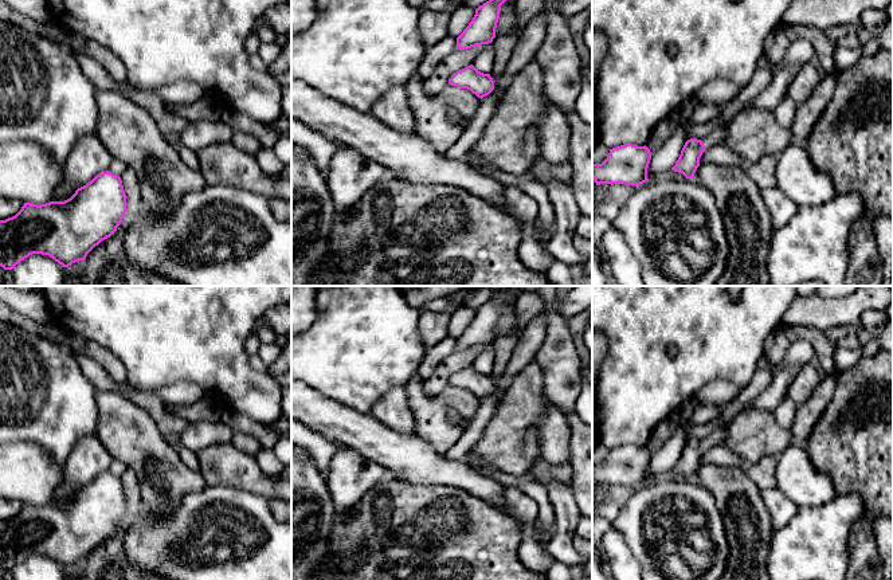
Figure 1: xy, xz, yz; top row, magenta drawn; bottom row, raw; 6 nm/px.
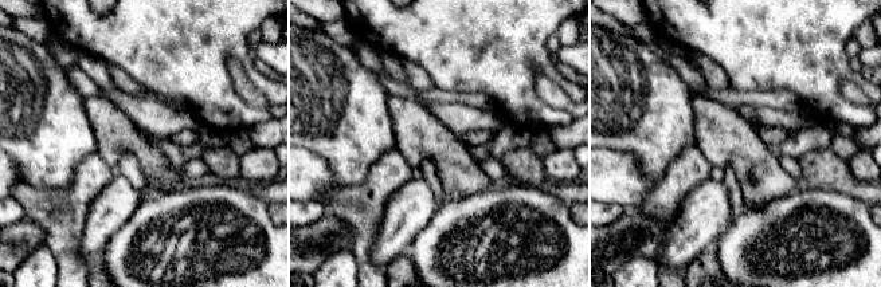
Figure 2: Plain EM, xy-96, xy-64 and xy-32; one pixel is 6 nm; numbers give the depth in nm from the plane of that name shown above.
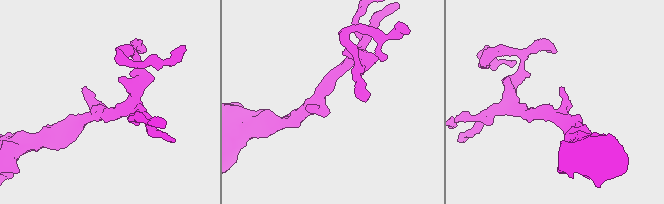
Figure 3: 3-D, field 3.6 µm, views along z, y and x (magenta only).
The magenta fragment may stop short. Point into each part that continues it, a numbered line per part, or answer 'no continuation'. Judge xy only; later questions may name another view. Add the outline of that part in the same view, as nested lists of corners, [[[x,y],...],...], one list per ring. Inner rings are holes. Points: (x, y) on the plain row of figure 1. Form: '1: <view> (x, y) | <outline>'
no continuation

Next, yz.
1: yz (717, 438) | [[[731,422],[720,424],[713,432],[705,436],[701,442],[705,450],[709,450],[716,446],[726,446],[726,435],[725,431]]]

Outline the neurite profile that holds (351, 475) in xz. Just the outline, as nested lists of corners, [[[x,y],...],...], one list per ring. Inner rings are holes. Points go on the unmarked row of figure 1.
[[[338,448],[329,465],[326,485],[336,512],[357,503],[388,471],[352,448]]]

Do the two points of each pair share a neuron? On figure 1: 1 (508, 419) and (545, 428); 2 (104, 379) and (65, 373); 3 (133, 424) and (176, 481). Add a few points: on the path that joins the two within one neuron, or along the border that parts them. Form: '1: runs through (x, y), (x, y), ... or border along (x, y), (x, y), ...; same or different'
1: border along (544, 402), (544, 415), (537, 426), (540, 457); different
2: border along (73, 353), (82, 373), (97, 390); different
3: runs through (133, 438), (163, 467); same

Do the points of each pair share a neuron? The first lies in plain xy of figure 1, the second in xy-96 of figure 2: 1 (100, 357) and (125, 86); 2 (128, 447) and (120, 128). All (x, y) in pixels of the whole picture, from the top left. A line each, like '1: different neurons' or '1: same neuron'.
1: same neuron
2: same neuron

